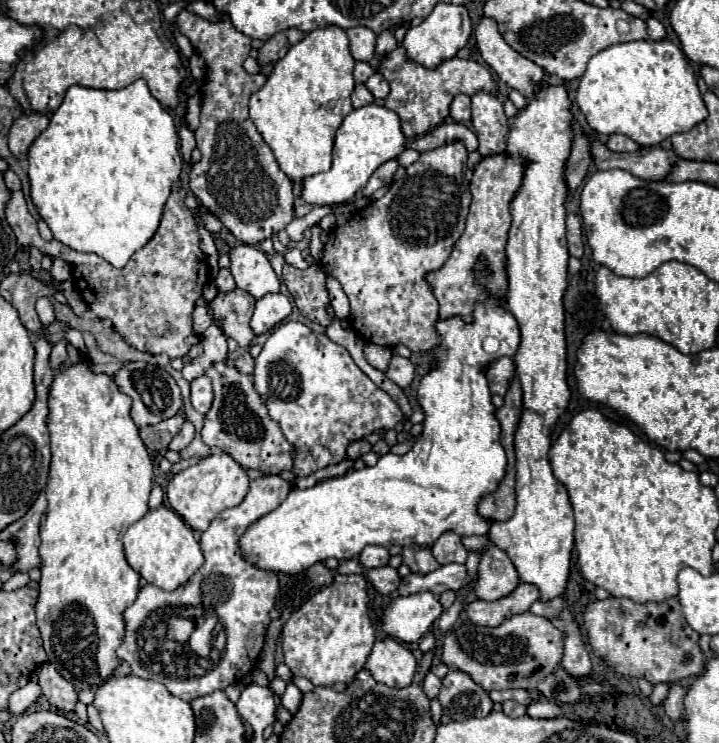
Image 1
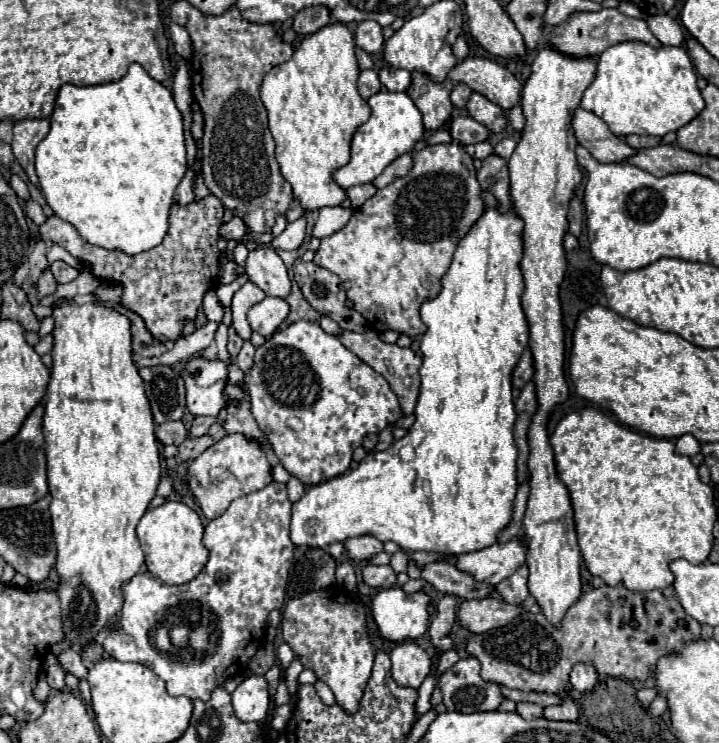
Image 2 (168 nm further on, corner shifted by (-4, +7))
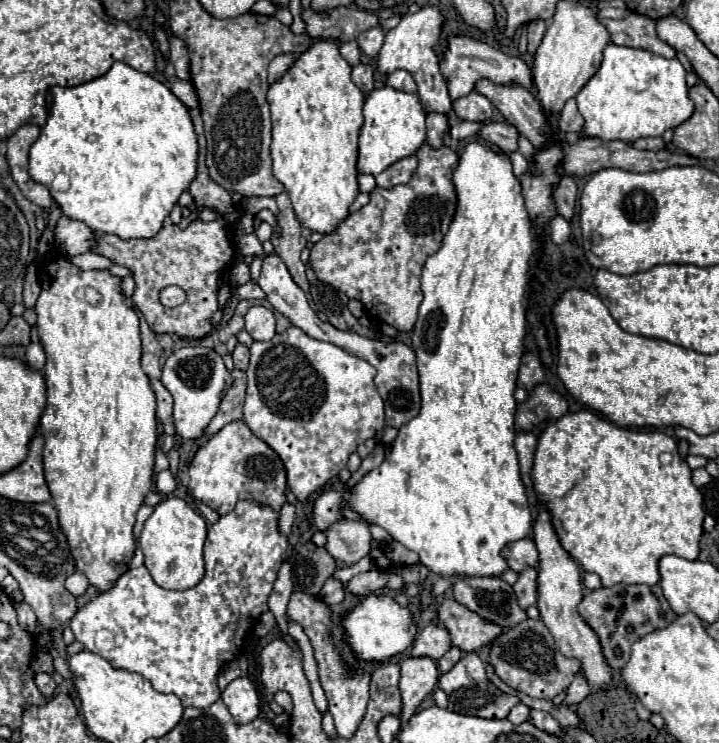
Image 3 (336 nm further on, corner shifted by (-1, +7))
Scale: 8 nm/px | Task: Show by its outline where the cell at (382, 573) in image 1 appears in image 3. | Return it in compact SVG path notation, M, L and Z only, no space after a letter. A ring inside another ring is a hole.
M371 569L367 573L357 573L345 587L347 591L351 591L353 595L369 595L375 591L381 591L387 583L387 571L381 569Z

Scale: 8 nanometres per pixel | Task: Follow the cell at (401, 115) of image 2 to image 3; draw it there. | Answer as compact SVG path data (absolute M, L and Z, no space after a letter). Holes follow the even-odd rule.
M389 85L375 89L365 99L363 115L365 115L365 123L359 135L359 163L357 163L359 173L377 175L389 165L393 165L395 161L415 155L415 151L425 143L427 113L423 111L423 105L417 93L397 91Z

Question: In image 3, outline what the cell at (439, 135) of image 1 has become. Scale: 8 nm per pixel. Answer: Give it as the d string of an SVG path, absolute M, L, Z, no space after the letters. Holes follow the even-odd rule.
M487 123L481 131L479 137L495 147L499 147L505 153L513 153L517 151L517 139L519 139L519 131L509 125L509 123Z

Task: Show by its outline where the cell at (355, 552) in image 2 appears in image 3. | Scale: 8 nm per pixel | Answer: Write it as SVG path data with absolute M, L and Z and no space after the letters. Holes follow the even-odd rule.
M339 519L325 529L325 549L345 565L355 565L371 549L371 533L365 521Z

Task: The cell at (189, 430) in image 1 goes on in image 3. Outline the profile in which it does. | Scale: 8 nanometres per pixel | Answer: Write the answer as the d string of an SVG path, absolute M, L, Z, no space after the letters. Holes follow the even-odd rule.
M235 369L235 371L231 373L231 377L233 377L233 383L231 383L231 387L227 389L227 393L225 393L225 397L223 397L217 415L215 415L213 421L209 423L205 437L215 435L221 427L225 427L225 425L231 423L231 421L243 419L243 399L245 399L245 389L247 389L247 377L245 377L245 373L239 371L239 369Z

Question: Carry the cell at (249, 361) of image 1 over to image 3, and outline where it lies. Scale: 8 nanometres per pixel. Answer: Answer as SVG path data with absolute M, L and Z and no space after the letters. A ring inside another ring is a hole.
M237 345L233 351L233 361L235 361L235 369L245 371L249 365L249 349L245 345Z

